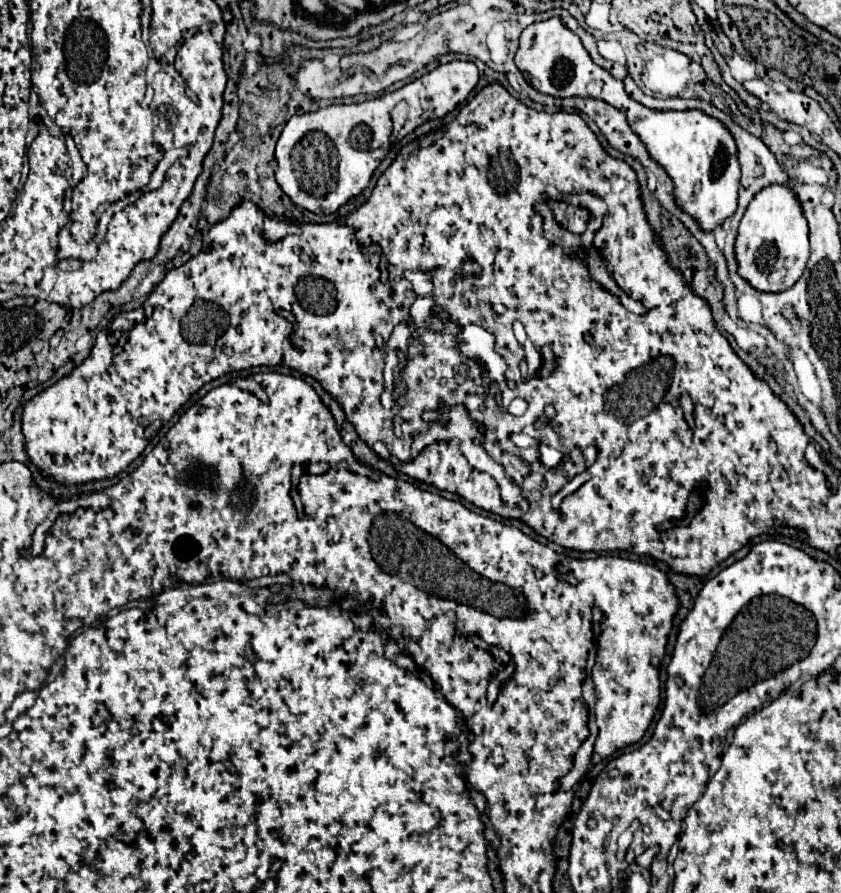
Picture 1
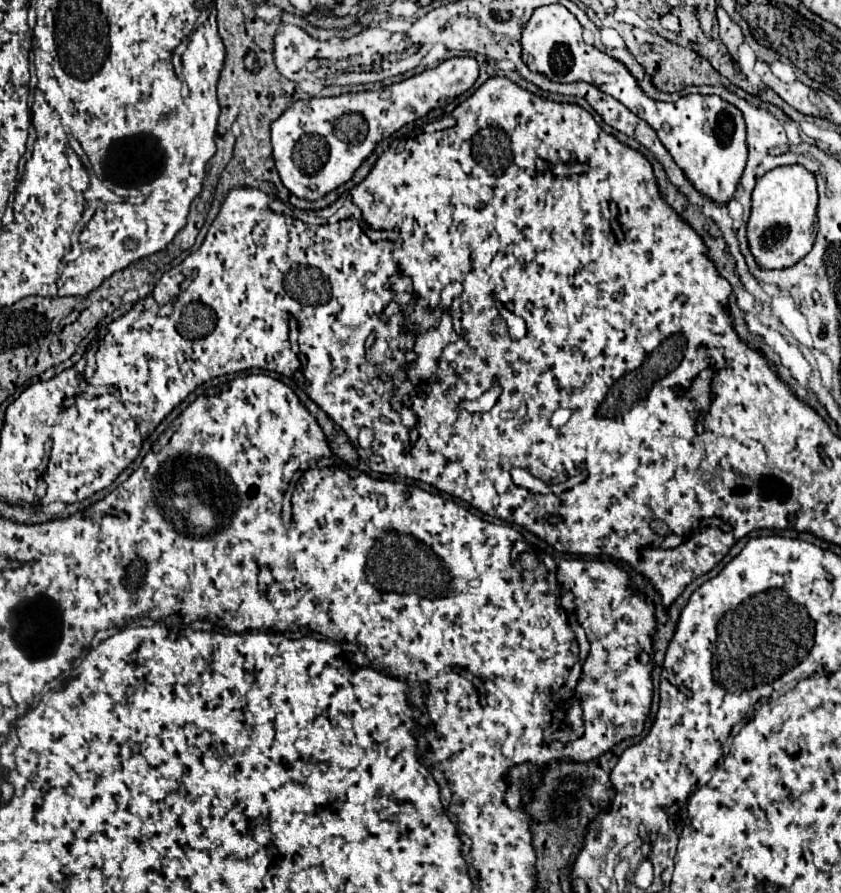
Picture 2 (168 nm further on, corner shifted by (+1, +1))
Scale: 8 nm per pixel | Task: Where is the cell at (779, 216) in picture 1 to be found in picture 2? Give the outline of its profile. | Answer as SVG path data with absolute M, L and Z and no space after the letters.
M786 165L768 171L752 191L752 213L746 227L750 251L762 269L786 269L804 259L814 245L816 219L816 179L802 165Z

